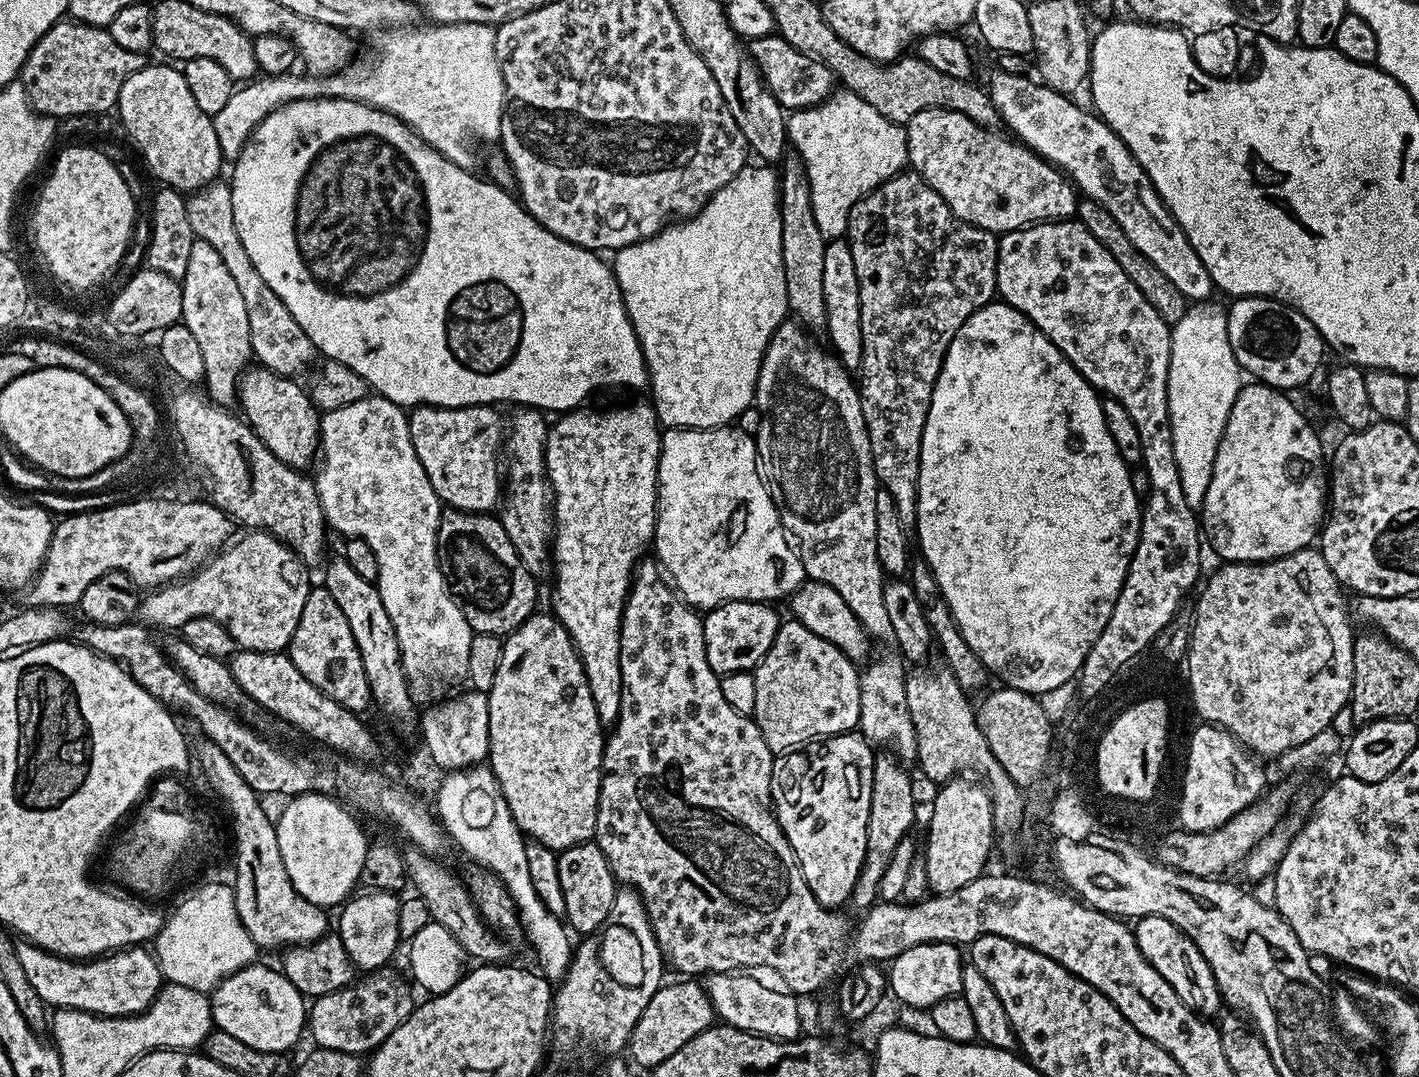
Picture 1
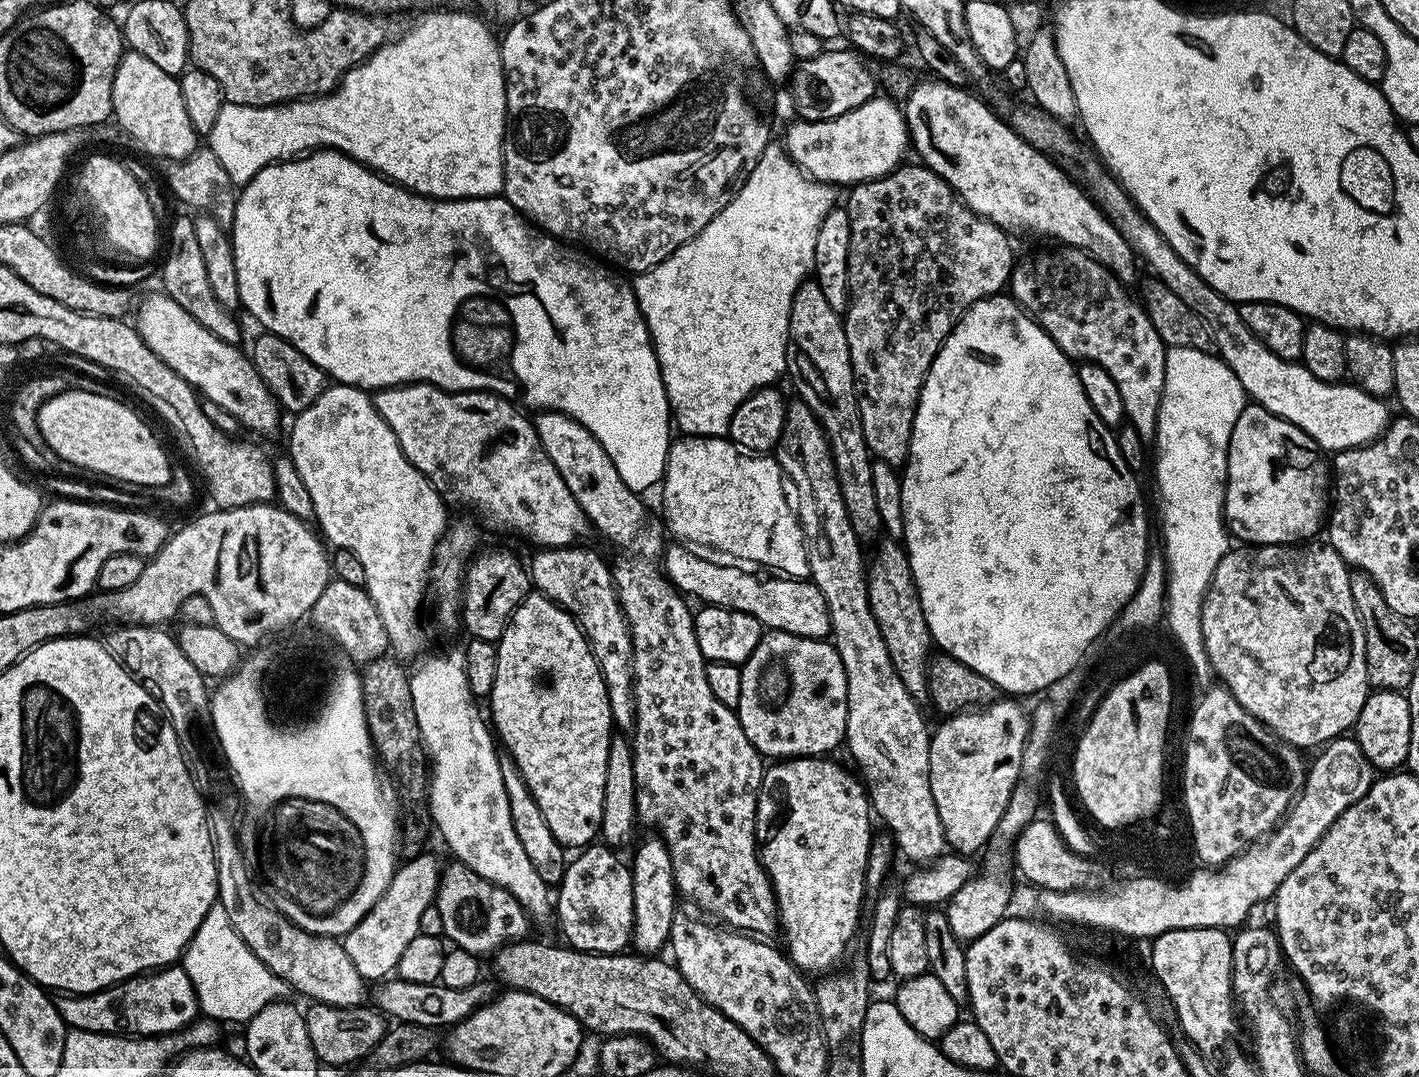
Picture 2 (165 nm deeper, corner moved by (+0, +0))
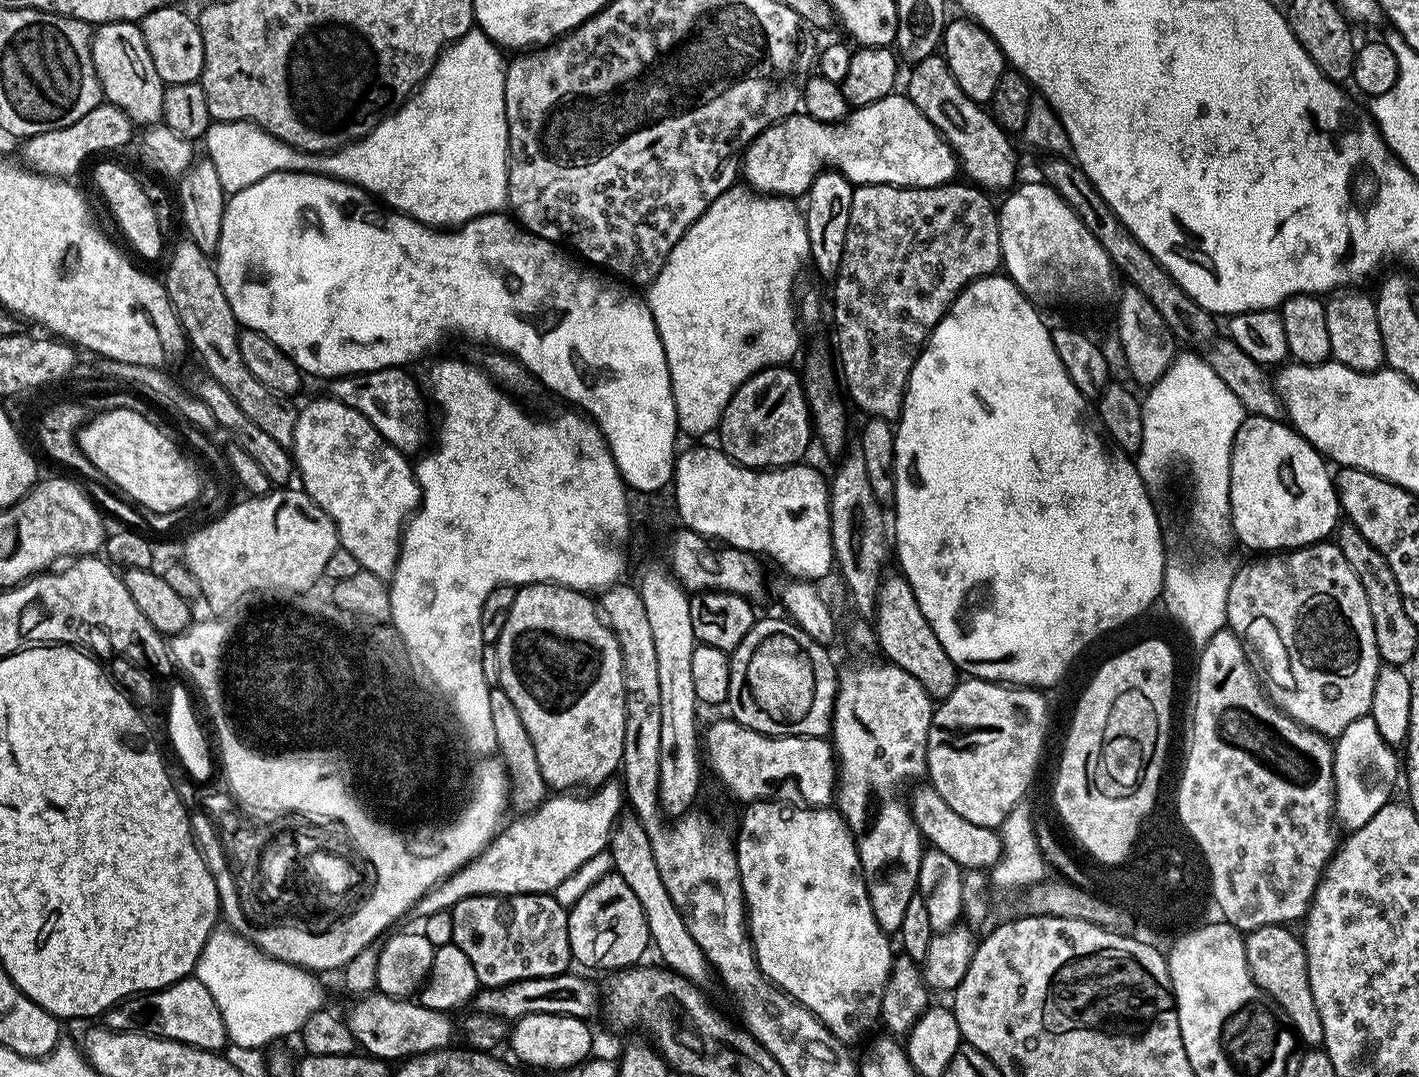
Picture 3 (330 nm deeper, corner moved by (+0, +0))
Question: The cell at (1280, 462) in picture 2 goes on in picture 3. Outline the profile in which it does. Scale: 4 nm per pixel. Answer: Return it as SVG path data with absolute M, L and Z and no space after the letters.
M1245 415L1242 426L1238 426L1238 434L1234 434L1234 446L1232 447L1232 461L1230 462L1230 510L1232 511L1232 531L1235 539L1240 540L1248 548L1257 548L1260 554L1271 554L1281 550L1293 548L1307 548L1310 544L1318 544L1327 541L1335 533L1338 521L1341 519L1340 500L1336 497L1336 486L1333 473L1328 473L1329 465L1325 457L1321 456L1312 443L1301 438L1300 433L1287 423L1261 416Z

